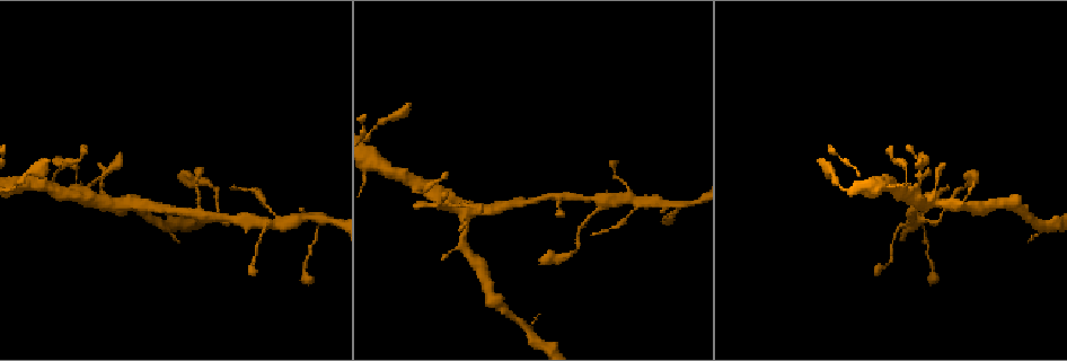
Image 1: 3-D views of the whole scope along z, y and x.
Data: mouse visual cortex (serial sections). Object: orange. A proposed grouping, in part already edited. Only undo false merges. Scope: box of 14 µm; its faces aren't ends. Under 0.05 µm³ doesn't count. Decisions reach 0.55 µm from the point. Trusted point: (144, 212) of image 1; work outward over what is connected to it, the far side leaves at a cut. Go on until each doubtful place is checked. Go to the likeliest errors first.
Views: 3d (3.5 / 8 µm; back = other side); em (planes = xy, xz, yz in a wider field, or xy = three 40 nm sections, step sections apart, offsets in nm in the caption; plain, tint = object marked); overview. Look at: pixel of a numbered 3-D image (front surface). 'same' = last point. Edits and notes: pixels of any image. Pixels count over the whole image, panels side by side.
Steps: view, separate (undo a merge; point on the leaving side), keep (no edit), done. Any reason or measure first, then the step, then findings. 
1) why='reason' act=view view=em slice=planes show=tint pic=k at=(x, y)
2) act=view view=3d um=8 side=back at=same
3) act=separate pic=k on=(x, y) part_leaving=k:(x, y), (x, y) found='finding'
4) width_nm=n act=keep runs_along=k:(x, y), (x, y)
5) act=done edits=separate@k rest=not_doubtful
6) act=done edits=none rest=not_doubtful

why='sharp bend' act=view view=em slice=xy step=5 show=tint pic=1 at=(438, 207)

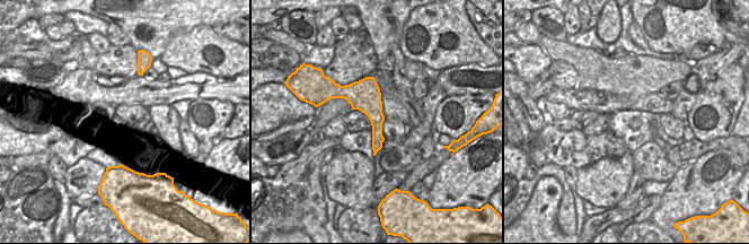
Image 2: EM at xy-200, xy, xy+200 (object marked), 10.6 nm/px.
why='wider look' act=view view=3d um=3.5 at=same

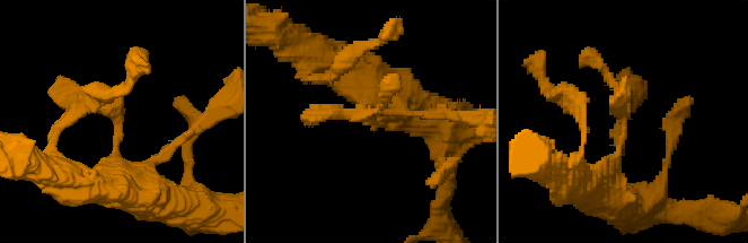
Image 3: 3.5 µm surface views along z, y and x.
act=keep runs_along=3:(124, 187), (117, 114), (58, 79) found='one cell here'

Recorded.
act=view view=3d um=8 pic=1 at=(240, 218)

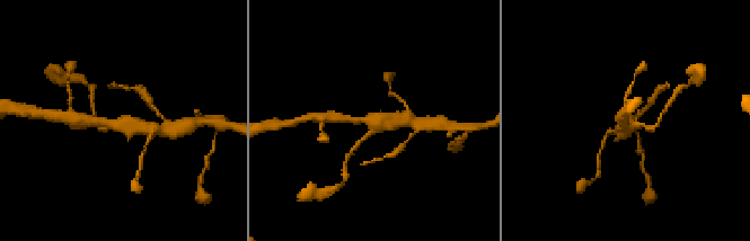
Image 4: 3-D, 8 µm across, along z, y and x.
act=view view=3d um=3.5 pic=4 at=(121, 124)

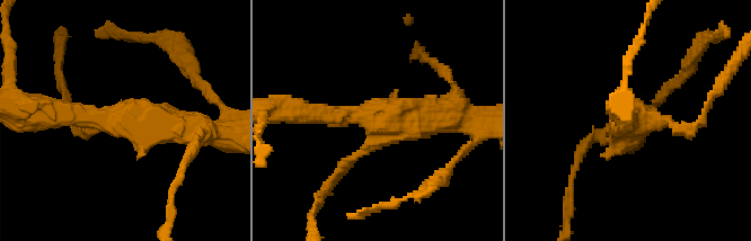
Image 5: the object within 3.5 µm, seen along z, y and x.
act=view view=em slice=planes show=tint pic=5 at=(124, 119)

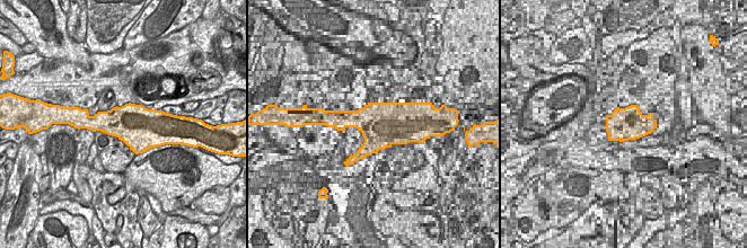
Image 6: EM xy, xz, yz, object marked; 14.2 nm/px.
arm_widths_nm=150,300,400 act=keep runs_along=5:(49, 108), (201, 130) found='one cell here'

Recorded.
act=view view=3d um=3.5 pic=1 at=(274, 225)

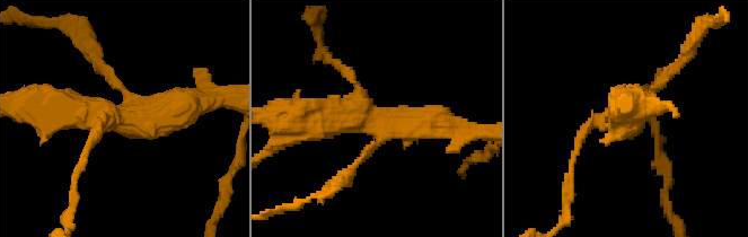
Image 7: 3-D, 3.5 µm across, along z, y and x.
act=view view=em slice=planes show=tint pic=7 at=(128, 124)

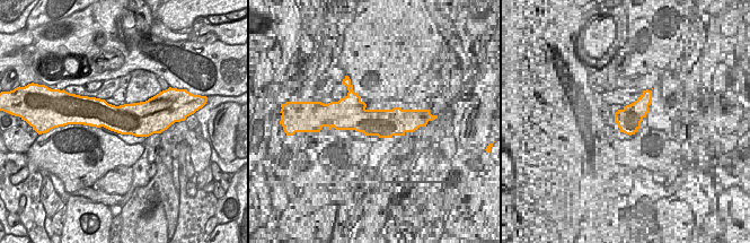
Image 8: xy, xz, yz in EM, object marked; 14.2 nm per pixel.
arm_widths_nm=150,150,350,450 act=keep runs_along=7:(305, 117), (442, 120), (450, 125) found='all the same cell'

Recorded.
why='narrows sharply' act=view view=3d um=3.5 pic=1 at=(679, 203)

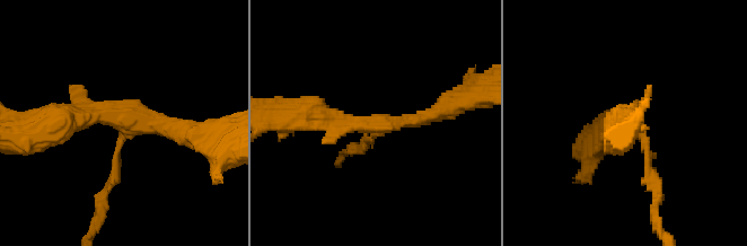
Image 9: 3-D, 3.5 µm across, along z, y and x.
arms=3 arm_widths_nm=150,200,300 why='shape alone is not enough' act=view view=em slice=xy step=2 show=tint pic=9 at=(379, 125)

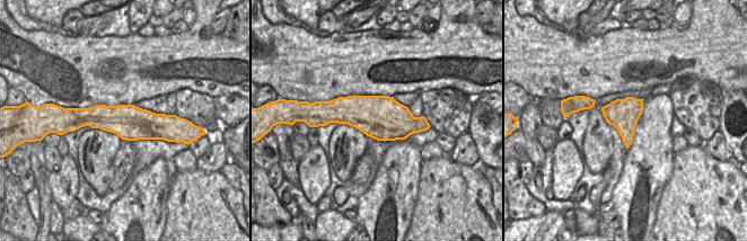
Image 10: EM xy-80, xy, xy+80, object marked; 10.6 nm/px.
act=view view=em slice=xy step=5 show=tint at=same

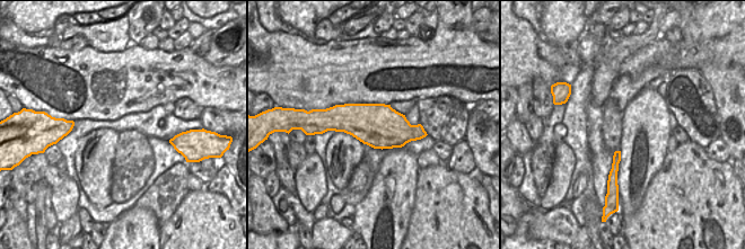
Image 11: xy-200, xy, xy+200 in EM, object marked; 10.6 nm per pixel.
act=keep runs_along=9:(55, 120), (114, 113), (194, 134) found='all the same cell'

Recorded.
act=done edits=none rest=not_doubtful

